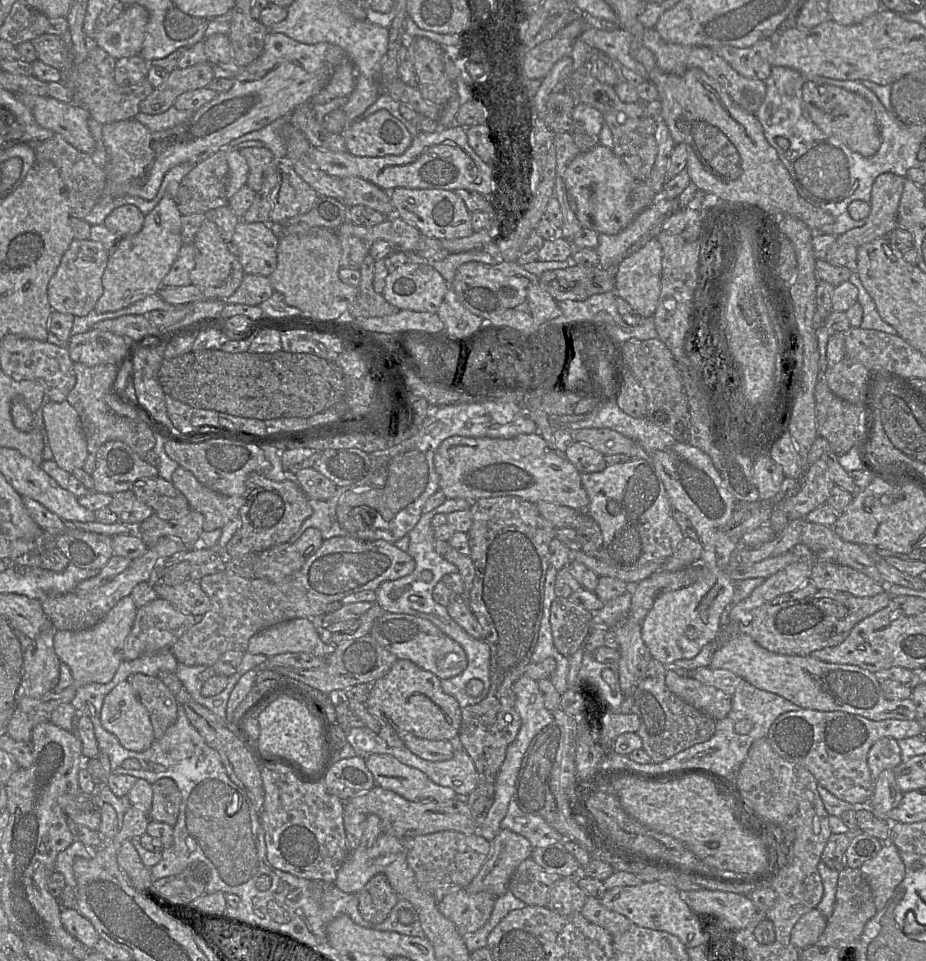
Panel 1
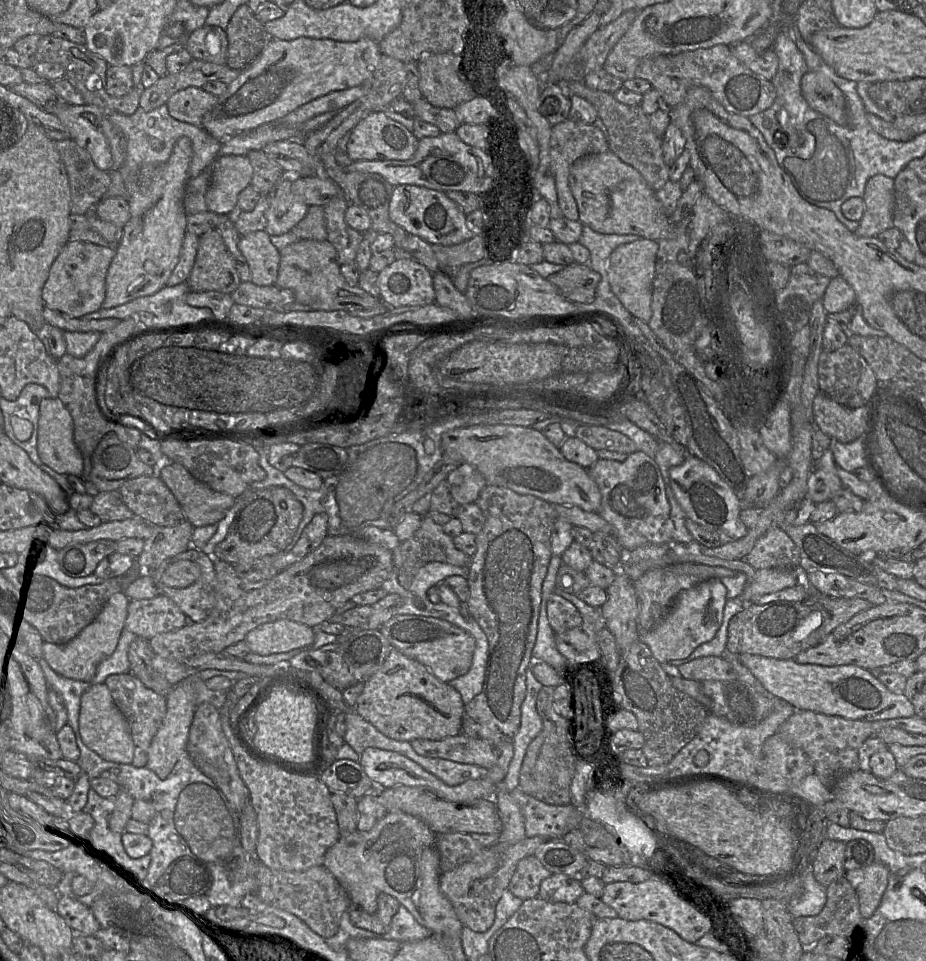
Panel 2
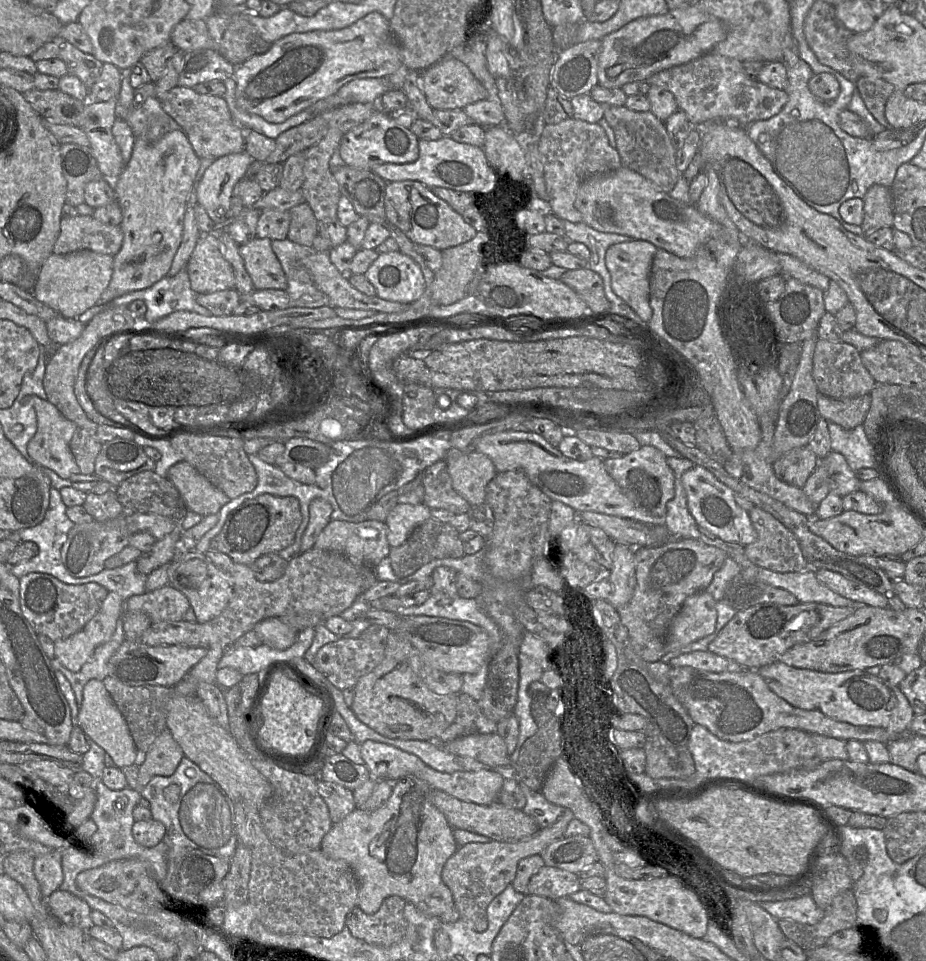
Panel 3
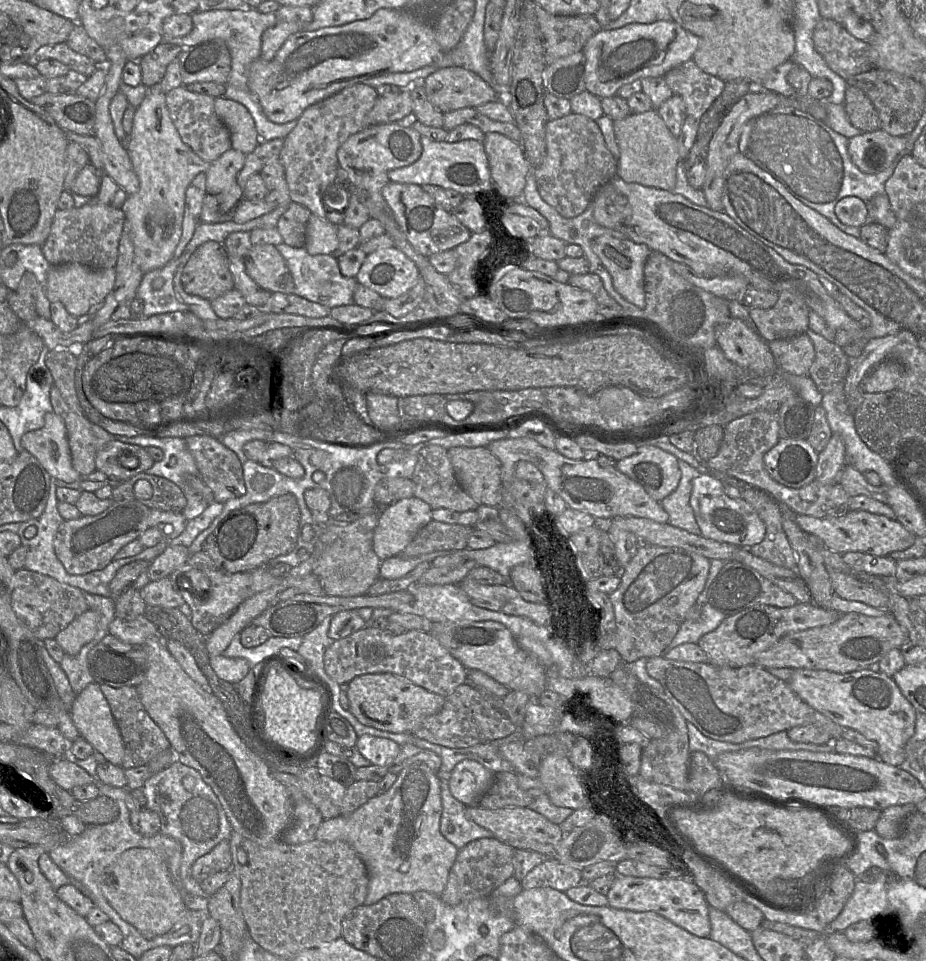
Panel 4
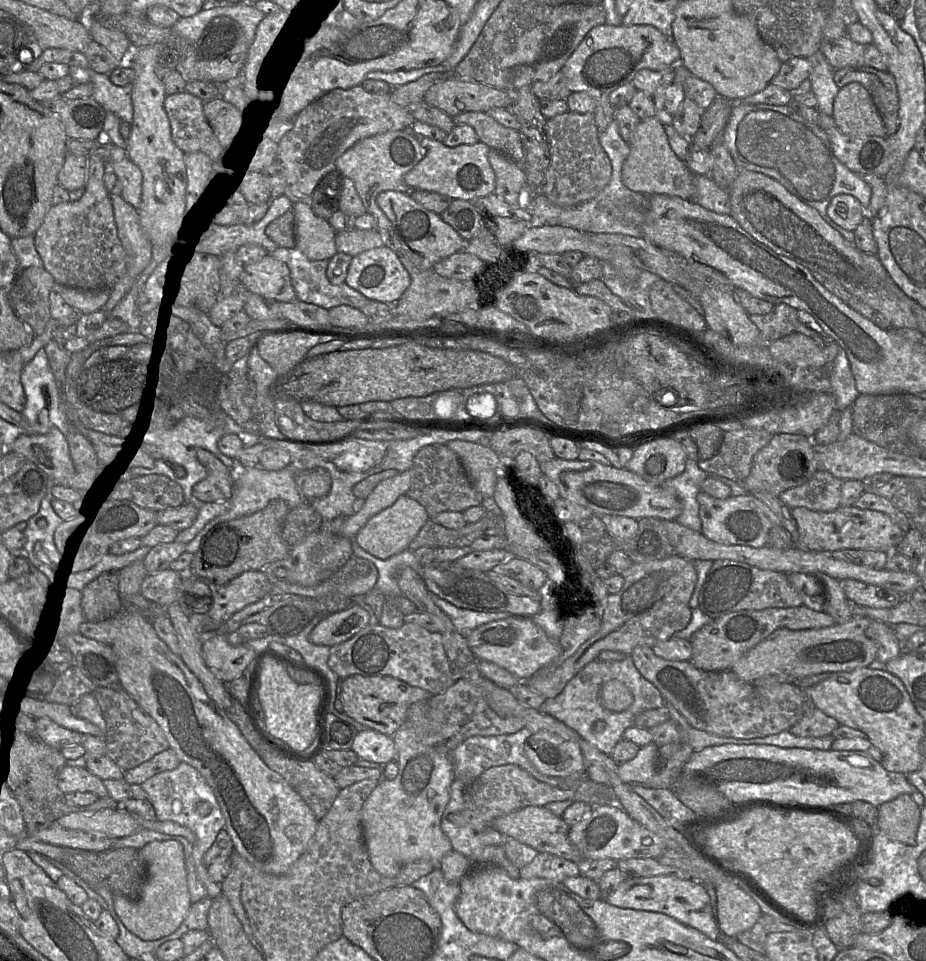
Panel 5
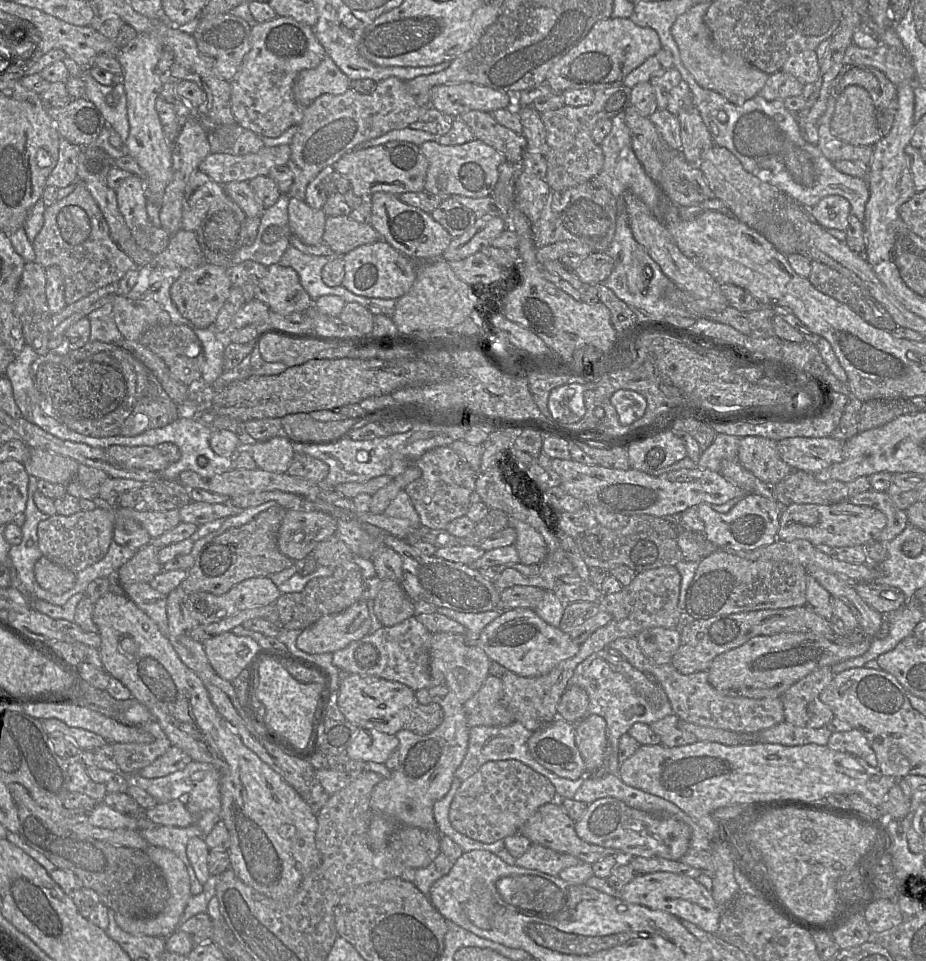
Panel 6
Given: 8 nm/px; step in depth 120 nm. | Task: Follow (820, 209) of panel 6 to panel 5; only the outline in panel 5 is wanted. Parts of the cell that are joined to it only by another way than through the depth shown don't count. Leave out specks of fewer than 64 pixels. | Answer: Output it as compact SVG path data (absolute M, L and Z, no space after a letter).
M848 194L834 196L827 207L828 217L848 231L854 231L866 217L866 214L867 211L860 201Z

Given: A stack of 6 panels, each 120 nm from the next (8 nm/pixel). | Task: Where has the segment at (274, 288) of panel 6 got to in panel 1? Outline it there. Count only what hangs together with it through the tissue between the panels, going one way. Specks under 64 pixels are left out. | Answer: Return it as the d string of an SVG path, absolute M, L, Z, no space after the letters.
M240 220L233 239L244 273L269 277L277 265L279 243L269 223Z

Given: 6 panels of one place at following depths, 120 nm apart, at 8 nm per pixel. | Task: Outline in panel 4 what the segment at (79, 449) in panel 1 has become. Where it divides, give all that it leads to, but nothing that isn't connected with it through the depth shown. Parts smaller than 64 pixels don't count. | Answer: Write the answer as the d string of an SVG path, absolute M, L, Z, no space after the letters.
M53 411L45 414L43 427L22 435L21 445L41 463L52 478L64 482L76 482L80 479L81 475L72 466L65 423Z

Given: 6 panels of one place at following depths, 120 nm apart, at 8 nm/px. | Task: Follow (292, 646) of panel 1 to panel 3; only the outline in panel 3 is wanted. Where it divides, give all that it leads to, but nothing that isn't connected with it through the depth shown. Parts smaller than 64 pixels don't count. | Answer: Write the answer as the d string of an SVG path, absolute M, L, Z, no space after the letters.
M271 617L258 622L253 630L265 644L276 650L286 650L291 647L298 635L298 631L283 623L279 617Z

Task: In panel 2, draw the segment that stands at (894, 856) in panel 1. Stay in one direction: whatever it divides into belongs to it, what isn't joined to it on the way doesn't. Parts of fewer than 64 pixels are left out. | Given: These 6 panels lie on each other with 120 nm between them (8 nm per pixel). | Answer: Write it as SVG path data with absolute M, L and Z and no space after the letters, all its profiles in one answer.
M874 861L867 867L846 871L845 877L857 893L862 917L869 919L879 907L887 888L889 869Z

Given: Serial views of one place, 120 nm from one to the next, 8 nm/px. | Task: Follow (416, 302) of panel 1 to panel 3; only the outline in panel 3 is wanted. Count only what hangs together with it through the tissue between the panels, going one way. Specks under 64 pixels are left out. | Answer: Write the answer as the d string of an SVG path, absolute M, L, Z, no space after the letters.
M400 251L379 253L364 275L375 288L376 296L388 301L411 304L425 290L421 268Z

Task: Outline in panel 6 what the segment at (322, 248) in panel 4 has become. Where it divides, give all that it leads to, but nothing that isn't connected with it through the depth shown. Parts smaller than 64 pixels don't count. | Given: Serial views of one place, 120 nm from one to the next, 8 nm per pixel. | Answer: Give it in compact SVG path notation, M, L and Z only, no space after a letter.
M290 197L289 228L305 244L317 245L323 242L326 218L323 209L313 209L305 201Z

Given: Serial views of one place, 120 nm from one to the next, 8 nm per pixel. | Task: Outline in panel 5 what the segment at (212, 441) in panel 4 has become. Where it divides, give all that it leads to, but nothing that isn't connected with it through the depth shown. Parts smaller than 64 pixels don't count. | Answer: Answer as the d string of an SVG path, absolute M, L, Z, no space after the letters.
M211 454L206 467L207 477L193 488L193 495L199 503L227 500L233 494L235 470L228 468L217 456Z

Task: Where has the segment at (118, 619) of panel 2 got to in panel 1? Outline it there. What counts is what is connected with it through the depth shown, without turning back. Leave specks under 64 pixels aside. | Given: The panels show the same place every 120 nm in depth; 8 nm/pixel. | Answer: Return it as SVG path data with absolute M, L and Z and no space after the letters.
M127 595L93 627L81 631L55 630L53 649L60 662L66 664L72 674L74 684L103 684L109 682L123 660L125 640L131 631L137 606L133 598Z

